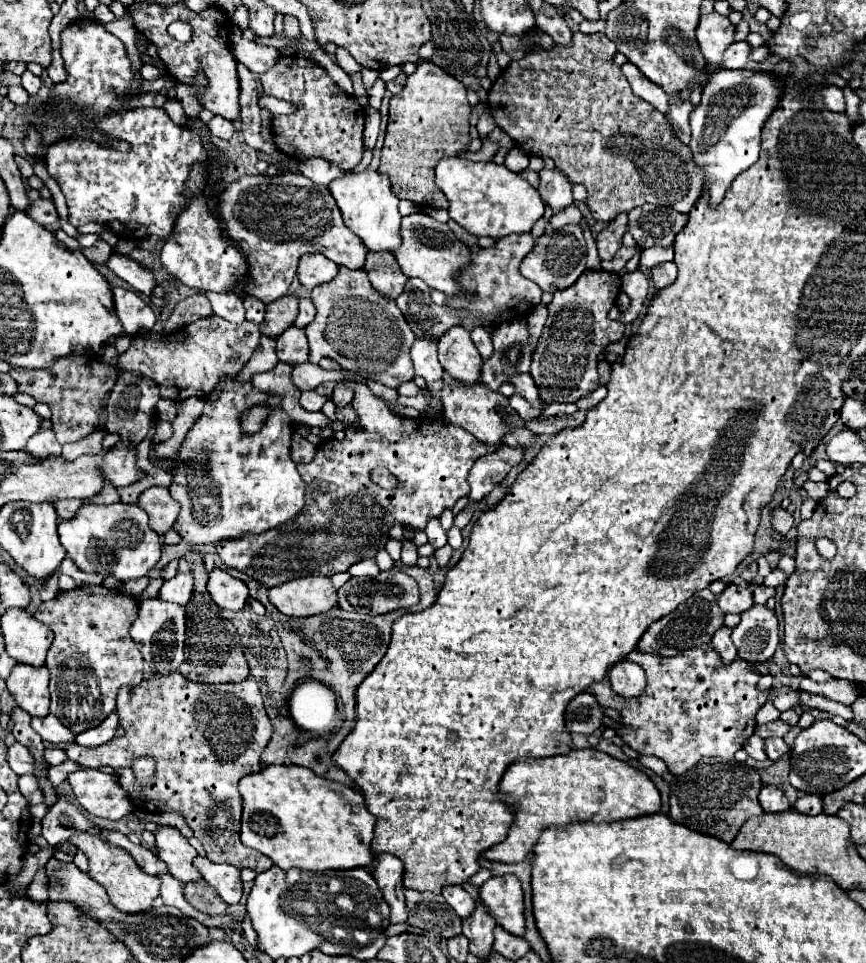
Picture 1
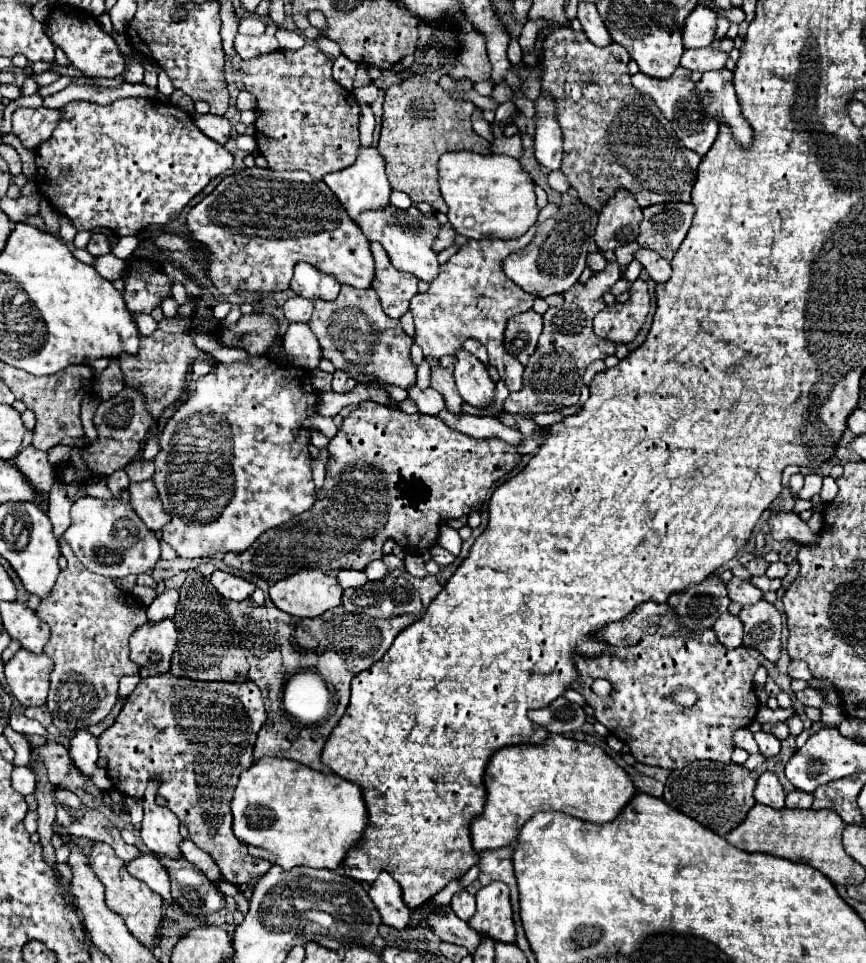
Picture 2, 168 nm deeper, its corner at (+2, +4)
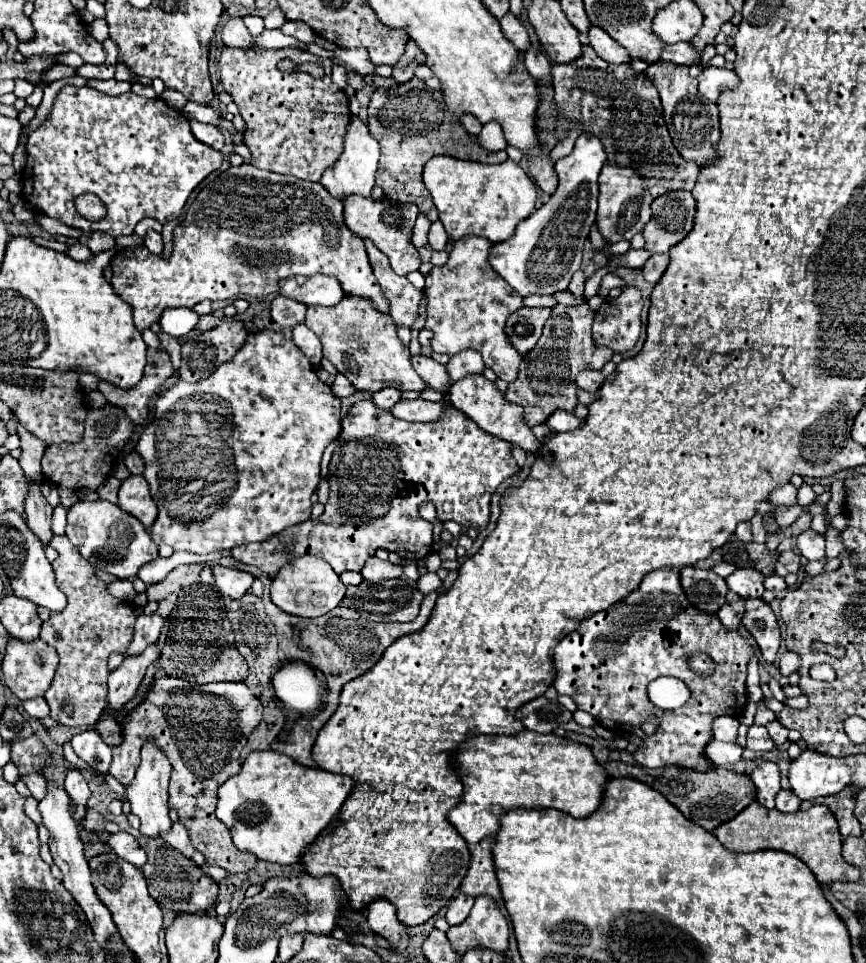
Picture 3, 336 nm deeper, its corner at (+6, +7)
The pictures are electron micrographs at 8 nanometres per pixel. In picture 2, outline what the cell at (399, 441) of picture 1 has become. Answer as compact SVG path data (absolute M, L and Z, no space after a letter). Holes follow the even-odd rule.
M374 401L360 403L358 409L344 419L342 429L330 441L328 451L330 461L326 465L326 485L318 491L314 507L290 519L282 527L262 533L250 551L226 553L222 561L228 567L254 573L274 585L300 569L312 567L322 569L332 577L342 569L364 571L368 563L380 559L380 549L386 539L396 541L406 553L424 555L436 543L442 519L466 517L472 511L480 511L490 487L520 463L520 453L508 443L498 439L472 439L446 427L444 421L434 415L408 415L398 407L384 407Z

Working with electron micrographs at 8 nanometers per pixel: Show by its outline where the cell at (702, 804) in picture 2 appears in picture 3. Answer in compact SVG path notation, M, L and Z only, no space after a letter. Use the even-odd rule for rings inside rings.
M668 766L654 782L654 788L674 804L688 820L696 822L698 826L714 832L720 824L732 820L740 814L750 802L756 800L756 788L748 774L738 774L726 768L714 768L710 772L694 772L688 768Z

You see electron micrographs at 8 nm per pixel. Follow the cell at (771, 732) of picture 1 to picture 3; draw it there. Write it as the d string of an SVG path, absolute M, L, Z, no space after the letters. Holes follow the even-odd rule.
M772 720L766 724L766 730L770 732L772 740L776 742L776 746L782 746L788 740L788 728L784 728L778 720Z

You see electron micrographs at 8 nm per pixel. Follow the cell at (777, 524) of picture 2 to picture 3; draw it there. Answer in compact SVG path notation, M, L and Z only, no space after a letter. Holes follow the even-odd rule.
M808 528L798 536L796 546L806 560L824 560L824 548L826 548L824 534L818 534L812 528Z

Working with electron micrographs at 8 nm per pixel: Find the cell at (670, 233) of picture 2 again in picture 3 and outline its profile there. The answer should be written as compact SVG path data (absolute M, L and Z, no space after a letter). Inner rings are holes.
M680 190L680 196L668 192L656 198L652 202L652 218L642 230L646 250L652 254L666 254L690 232L694 212L694 198L688 190Z

